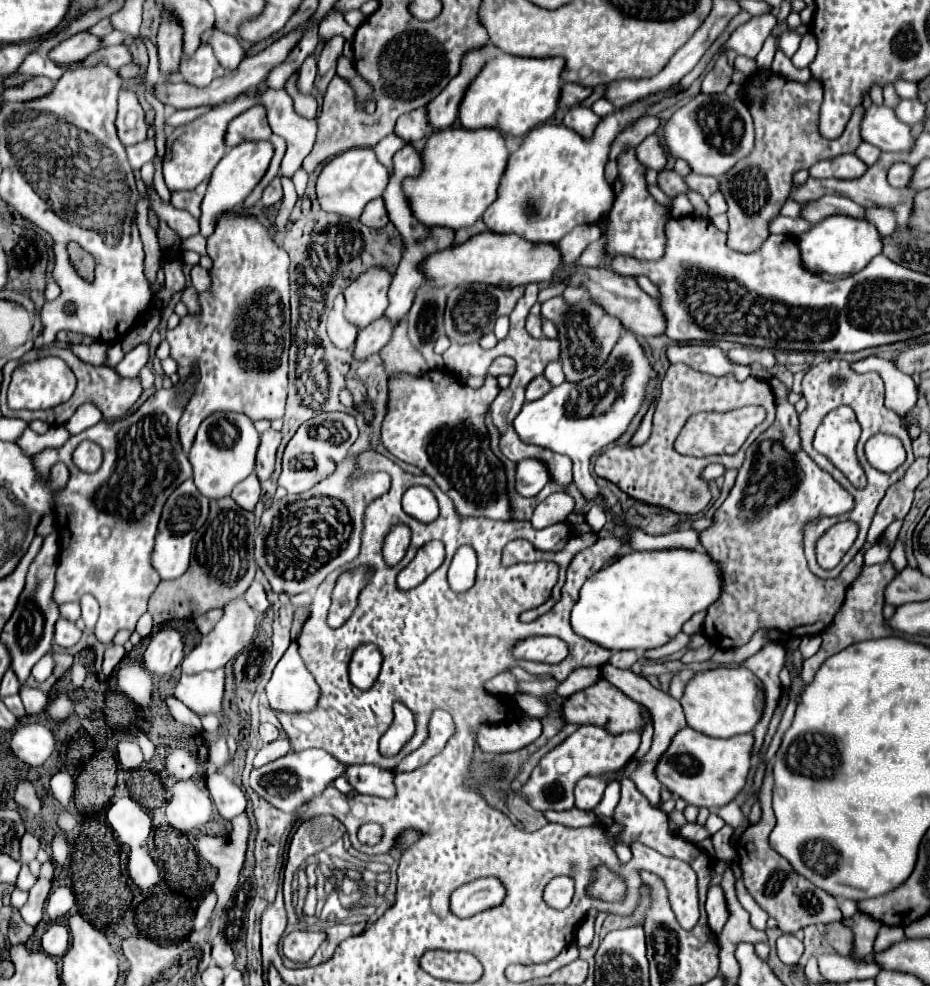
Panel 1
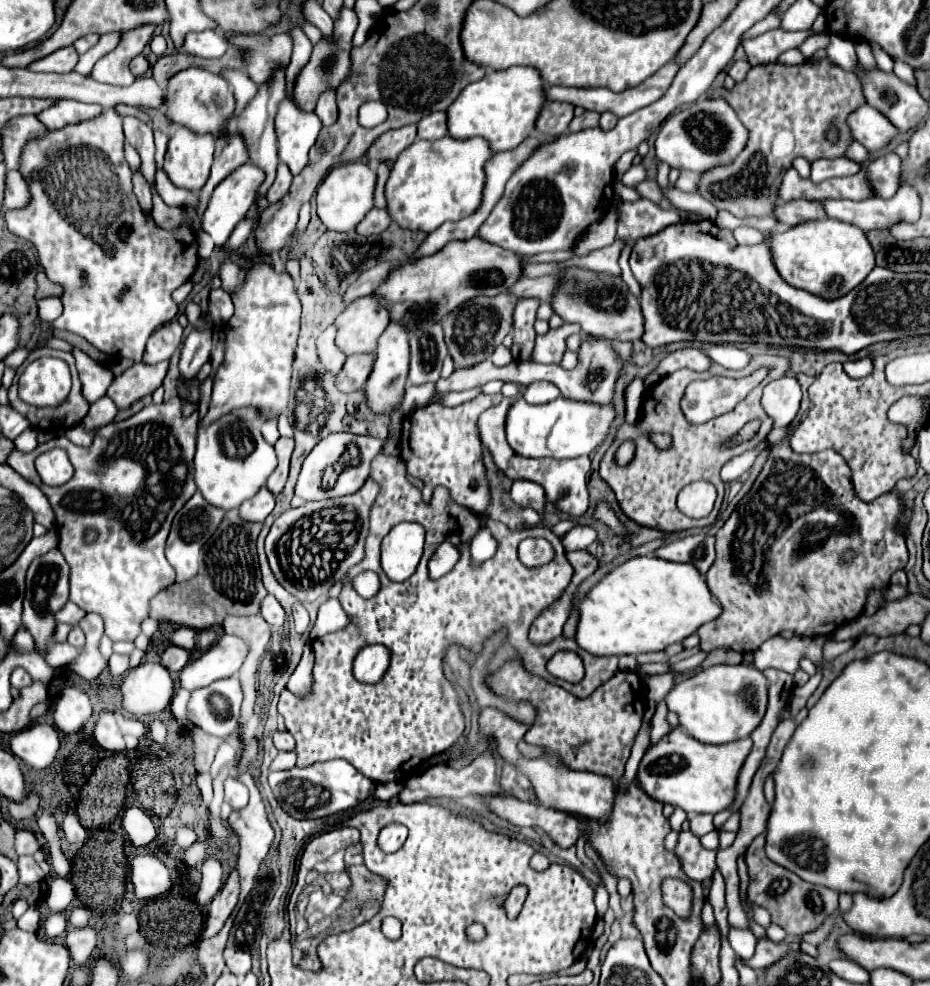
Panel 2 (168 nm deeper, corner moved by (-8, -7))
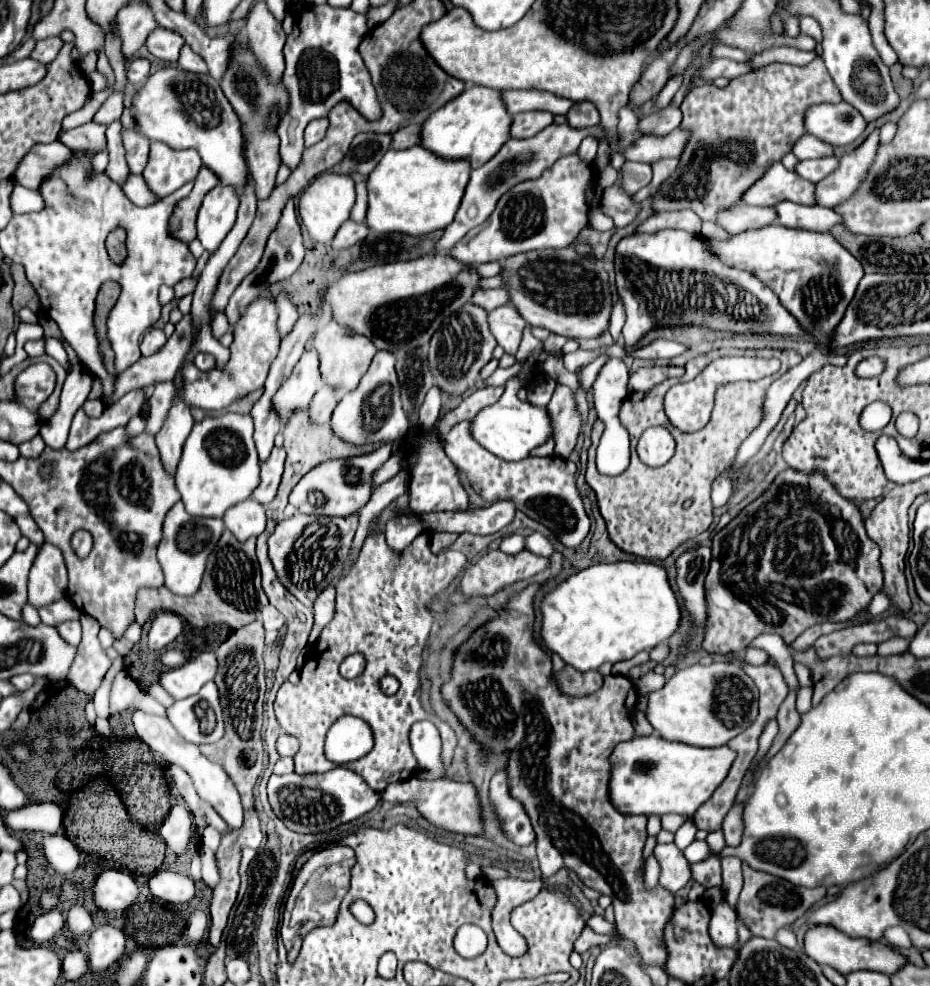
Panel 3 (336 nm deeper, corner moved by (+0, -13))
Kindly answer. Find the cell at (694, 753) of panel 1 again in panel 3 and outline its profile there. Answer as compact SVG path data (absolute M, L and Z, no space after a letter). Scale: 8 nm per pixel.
M650 735L650 737L634 737L630 741L624 741L612 751L612 779L608 783L612 805L624 813L624 815L666 815L666 813L680 813L692 817L694 811L704 805L710 795L716 791L716 787L726 779L732 761L736 753L722 745L714 749L700 749L676 741L664 741L662 737Z

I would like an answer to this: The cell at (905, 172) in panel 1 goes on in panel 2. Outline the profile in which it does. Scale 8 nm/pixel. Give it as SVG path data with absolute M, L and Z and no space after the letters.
M888 153L878 157L876 161L868 161L864 163L864 169L868 171L872 187L882 199L890 199L896 195L896 189L900 187L900 171L902 171L902 161L896 153Z

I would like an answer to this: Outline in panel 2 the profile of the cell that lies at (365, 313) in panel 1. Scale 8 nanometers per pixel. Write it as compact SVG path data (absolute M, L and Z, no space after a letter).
M368 295L350 303L336 319L336 343L346 355L374 353L378 337L390 323L388 309L380 305L380 297Z

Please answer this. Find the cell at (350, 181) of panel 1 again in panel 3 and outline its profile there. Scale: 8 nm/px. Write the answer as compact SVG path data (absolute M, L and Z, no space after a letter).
M322 173L318 175L308 189L304 189L298 197L298 215L308 231L308 235L318 243L330 243L338 231L338 227L350 217L352 205L356 199L354 181L350 175L338 173Z

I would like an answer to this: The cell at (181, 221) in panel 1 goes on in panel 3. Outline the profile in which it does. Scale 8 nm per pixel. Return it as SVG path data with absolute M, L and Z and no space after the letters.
M124 129L124 149L126 149L126 161L130 167L130 173L140 175L148 163L148 151L150 151L150 141L142 137L140 133L132 129Z

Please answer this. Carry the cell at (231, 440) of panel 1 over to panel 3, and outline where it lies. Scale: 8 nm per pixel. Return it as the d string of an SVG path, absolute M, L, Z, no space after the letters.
M224 413L194 423L176 471L176 489L194 517L222 517L224 511L252 495L260 483L260 461L252 441L252 417Z

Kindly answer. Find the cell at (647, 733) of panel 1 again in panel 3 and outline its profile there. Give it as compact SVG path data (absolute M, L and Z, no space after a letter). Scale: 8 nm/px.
M714 661L710 665L690 665L672 675L660 691L648 693L646 719L654 727L654 733L668 741L680 741L696 747L720 747L726 745L732 737L750 727L758 715L758 689L754 681L742 671L740 663L732 661Z

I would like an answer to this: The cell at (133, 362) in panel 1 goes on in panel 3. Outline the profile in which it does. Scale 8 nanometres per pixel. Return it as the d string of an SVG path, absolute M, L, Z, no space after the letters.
M150 329L142 343L140 343L140 349L142 349L142 355L152 355L154 351L158 351L162 345L166 343L166 335L162 329Z

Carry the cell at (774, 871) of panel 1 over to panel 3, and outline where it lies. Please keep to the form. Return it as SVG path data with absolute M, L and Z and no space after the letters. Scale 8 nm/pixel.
M742 865L742 871L744 871L744 889L736 903L736 915L750 929L750 933L758 935L758 937L774 939L778 929L794 923L816 901L820 901L826 895L826 887L814 887L814 889L798 887L798 885L792 885L790 881L774 877L770 873L752 871L748 865Z

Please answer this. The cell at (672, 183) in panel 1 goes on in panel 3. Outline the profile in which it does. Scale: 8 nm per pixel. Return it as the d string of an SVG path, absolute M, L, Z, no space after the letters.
M612 185L612 187L604 189L600 207L602 207L604 215L610 215L614 219L616 227L624 227L624 225L632 223L638 209L640 209L640 205L634 203L630 199L630 195L626 195L618 185Z

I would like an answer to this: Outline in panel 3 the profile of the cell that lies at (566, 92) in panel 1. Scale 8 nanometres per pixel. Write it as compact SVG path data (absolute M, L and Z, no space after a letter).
M528 111L512 117L512 127L510 127L510 137L516 139L526 139L542 131L546 125L552 123L552 113L546 111Z

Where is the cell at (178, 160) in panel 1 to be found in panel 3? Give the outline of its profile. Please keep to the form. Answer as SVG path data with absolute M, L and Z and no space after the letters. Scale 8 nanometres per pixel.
M166 143L150 145L150 161L142 173L148 189L156 197L166 197L184 183L196 179L202 167L202 159L194 149L176 151Z

